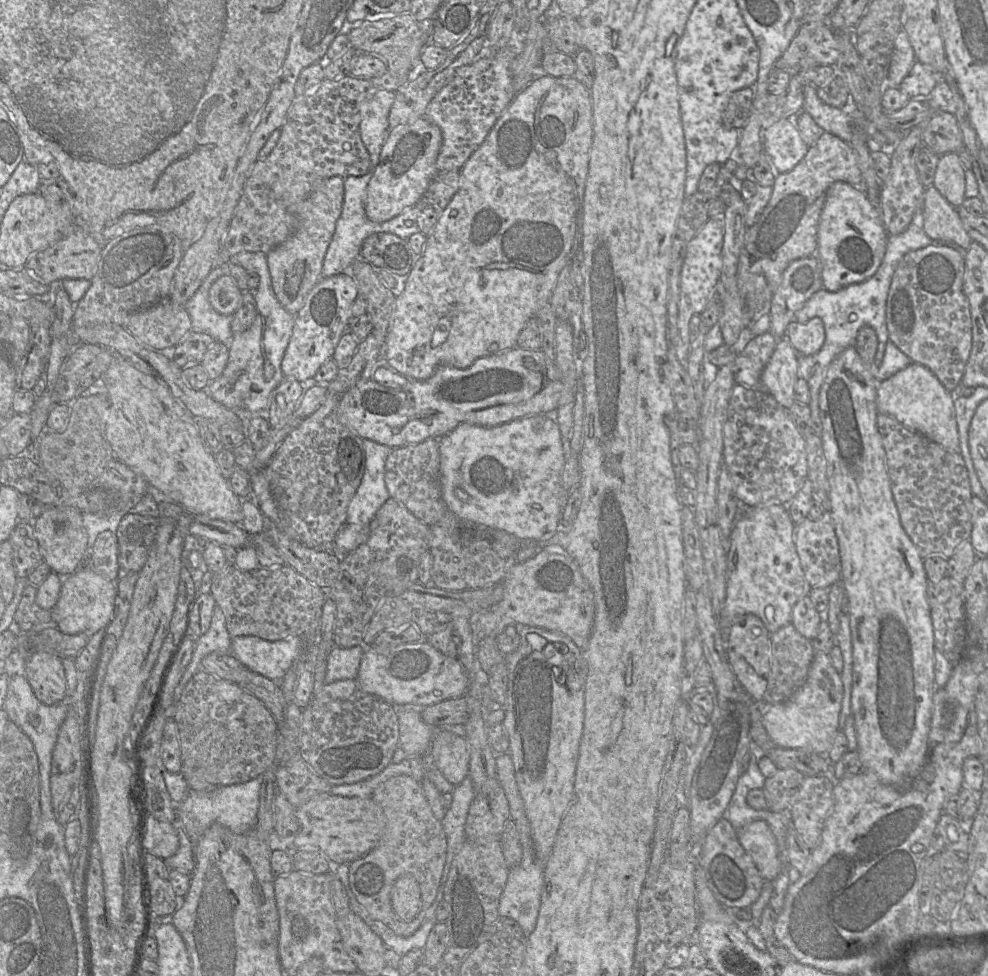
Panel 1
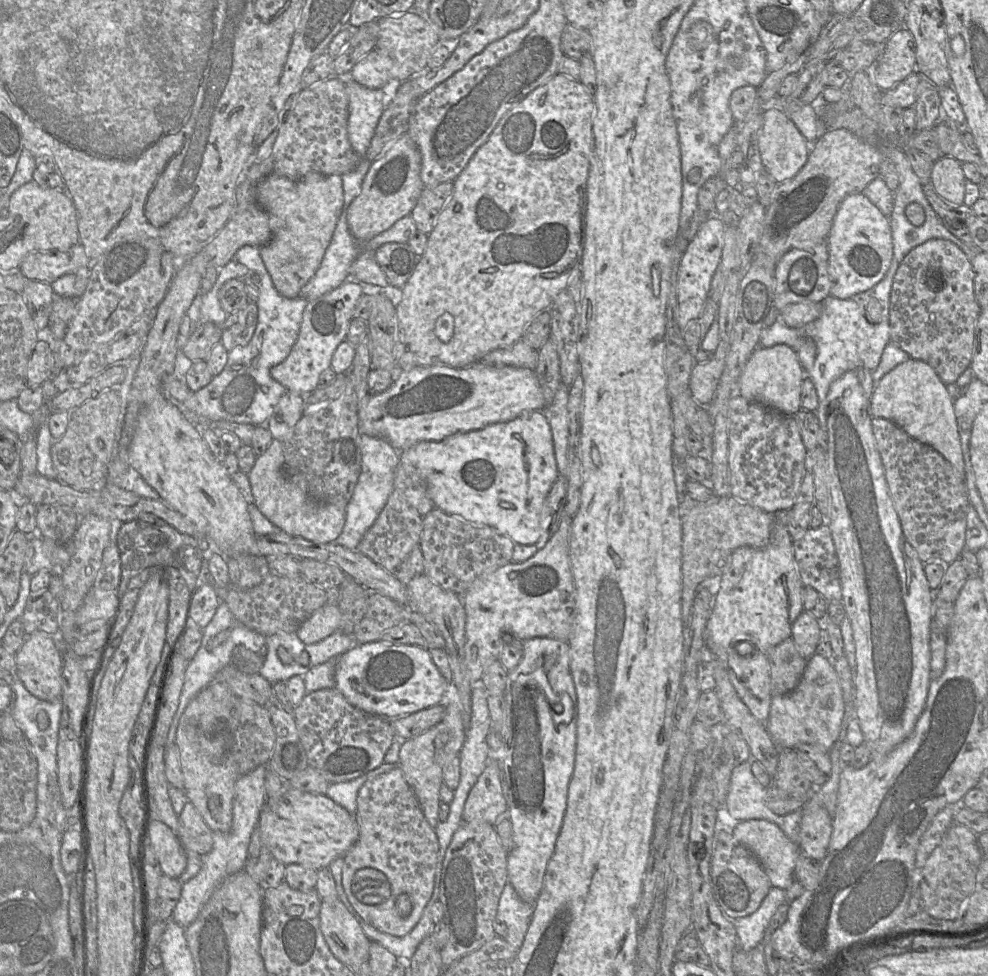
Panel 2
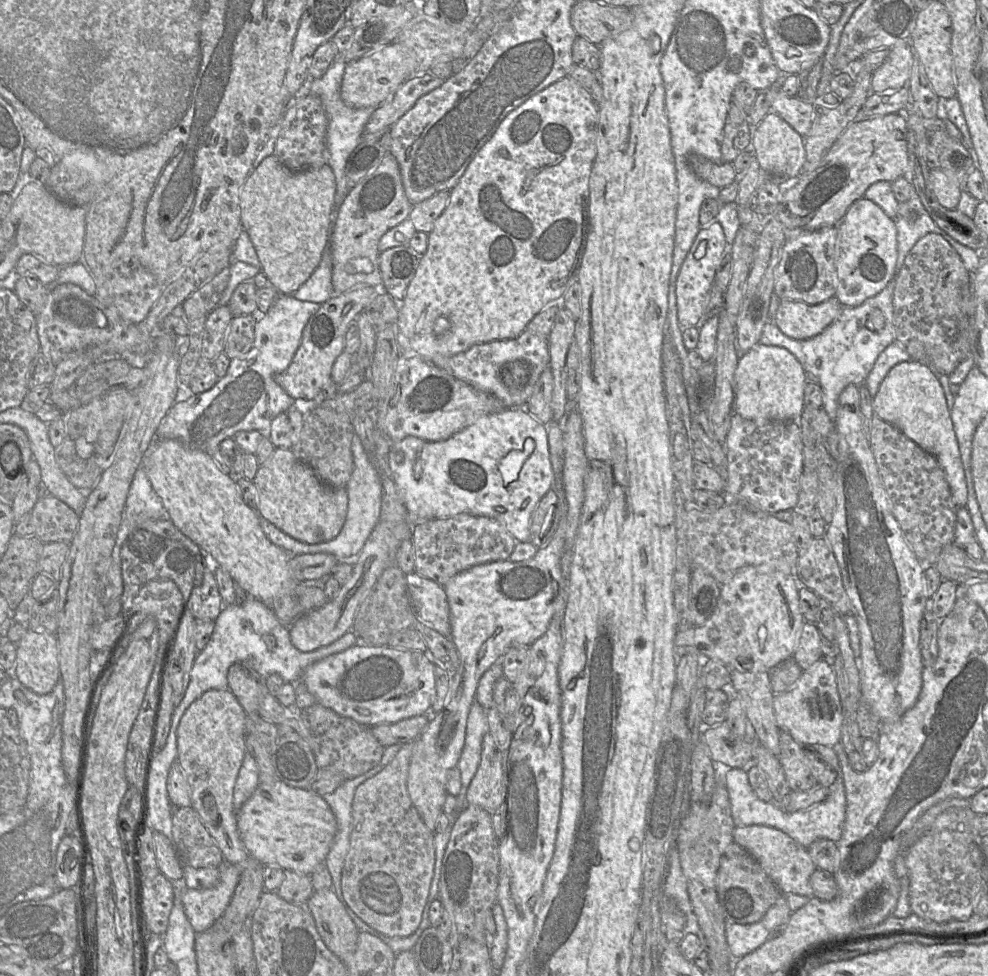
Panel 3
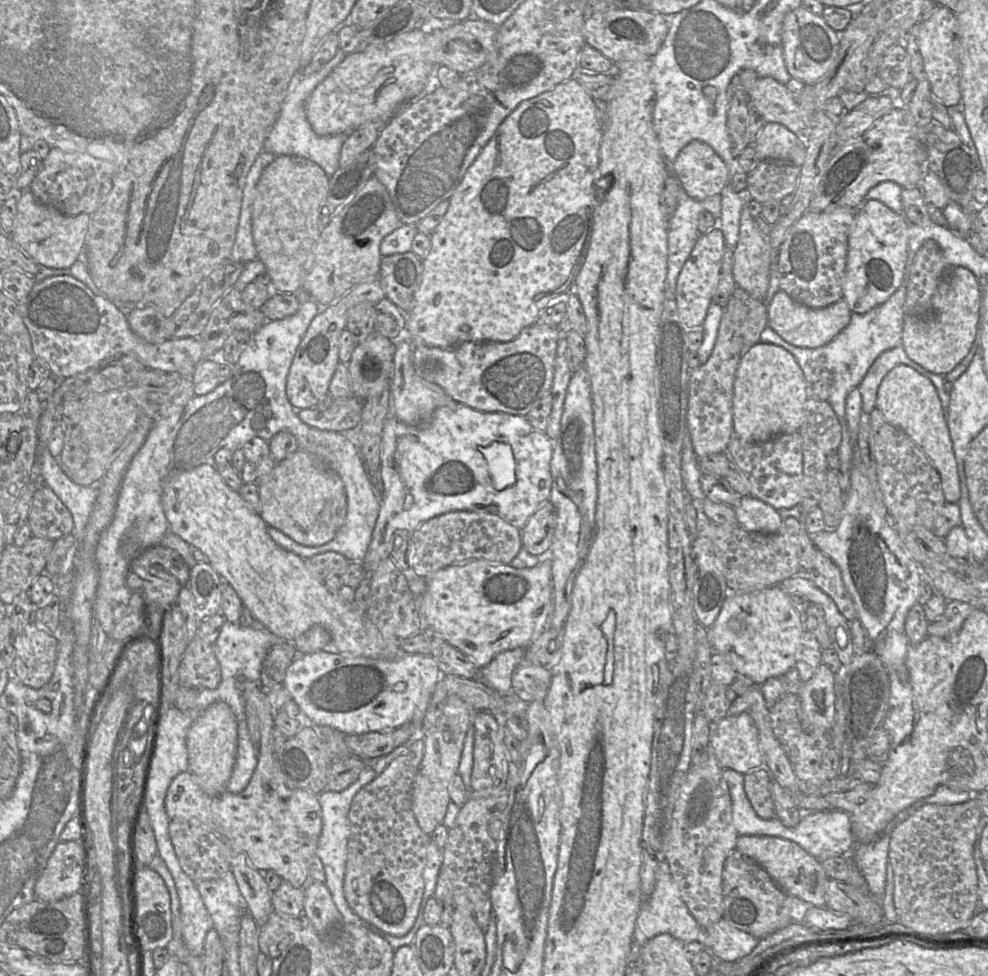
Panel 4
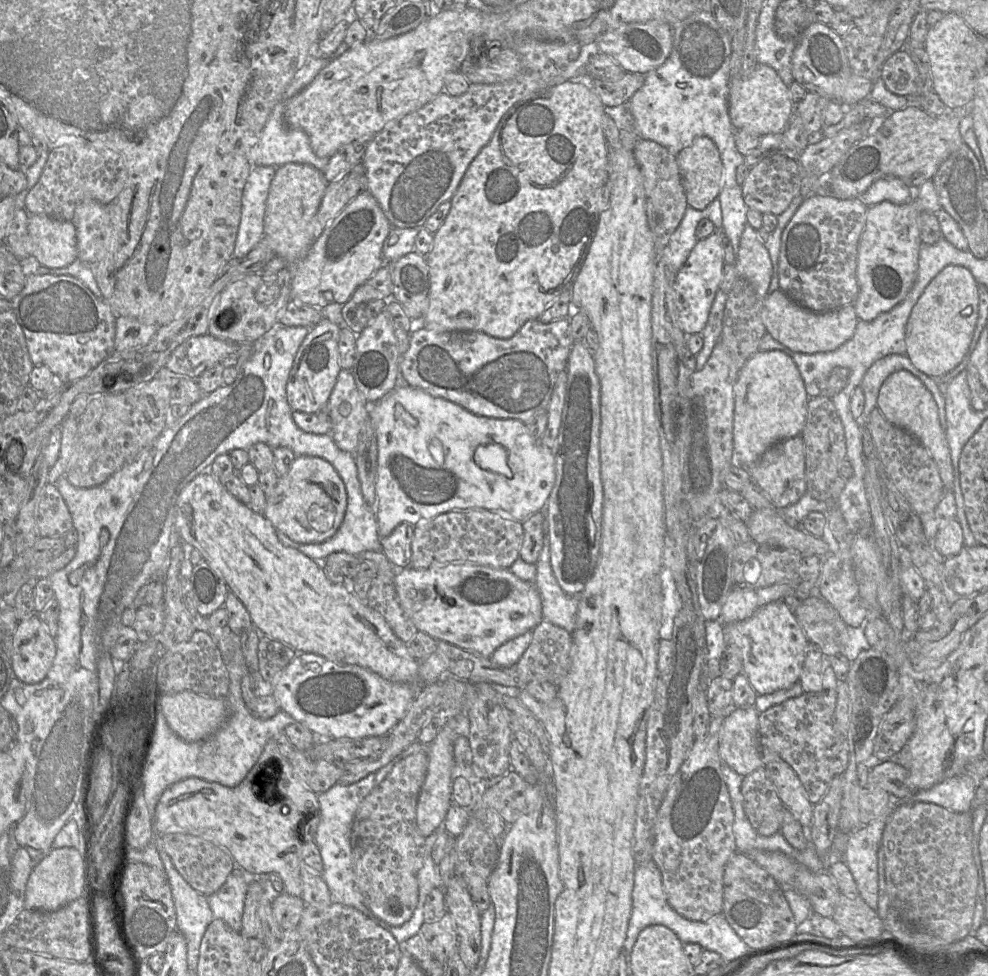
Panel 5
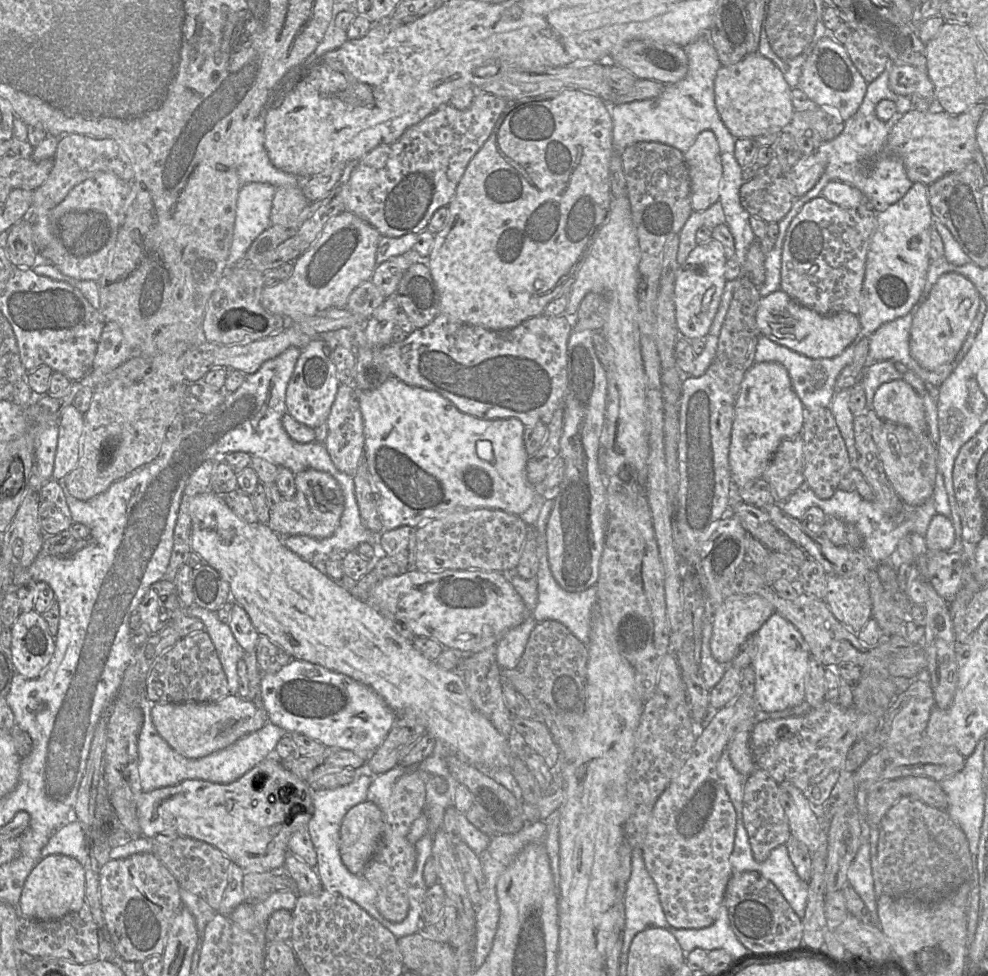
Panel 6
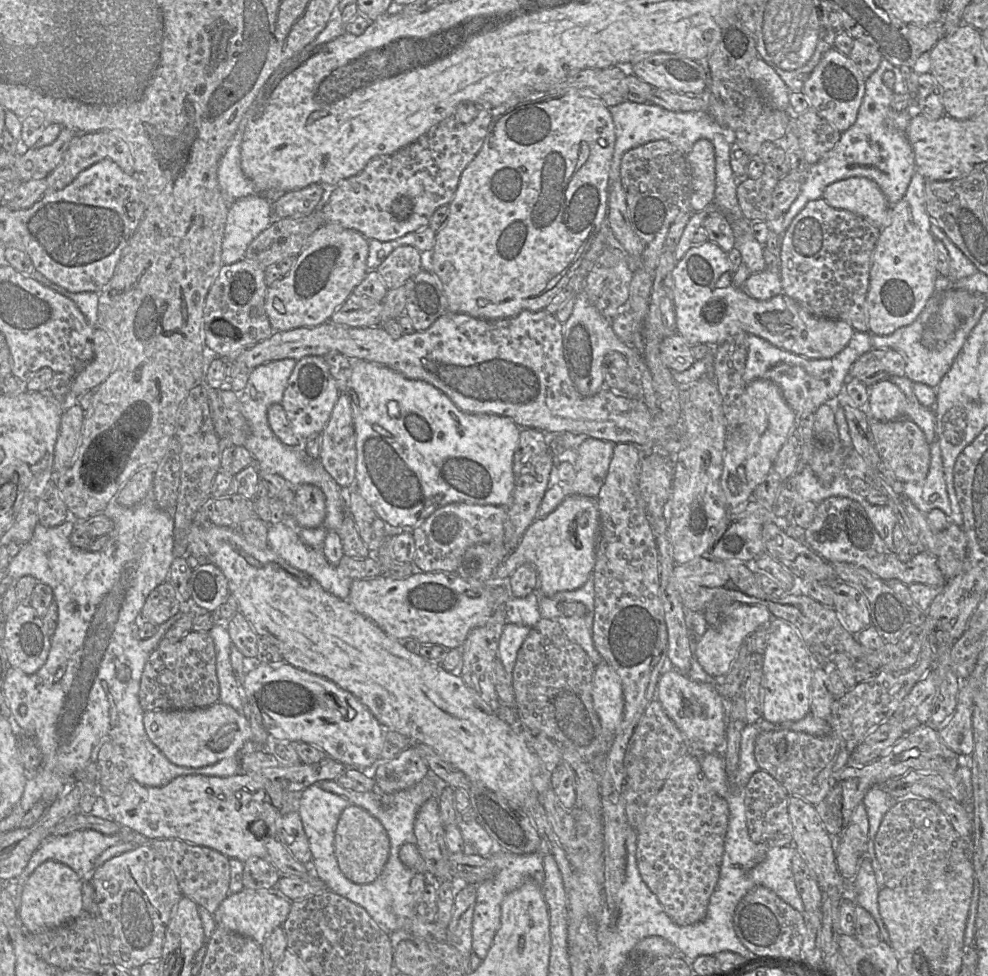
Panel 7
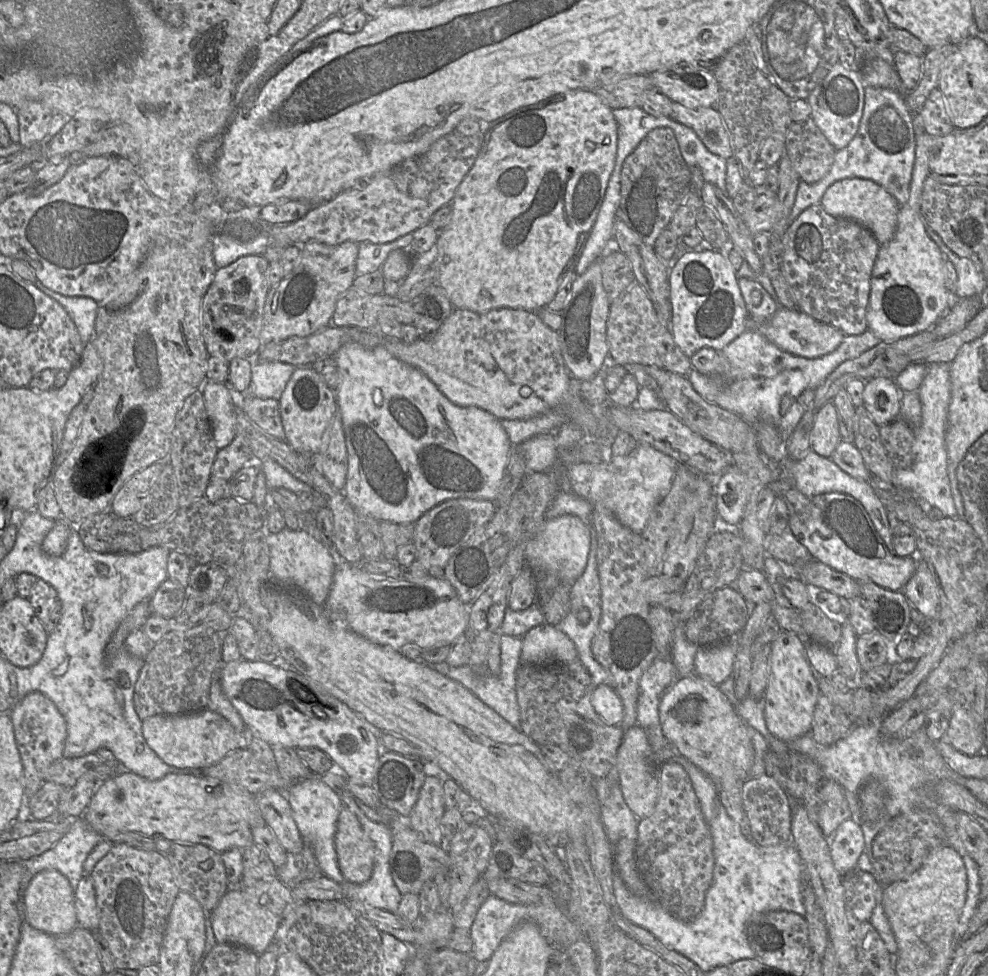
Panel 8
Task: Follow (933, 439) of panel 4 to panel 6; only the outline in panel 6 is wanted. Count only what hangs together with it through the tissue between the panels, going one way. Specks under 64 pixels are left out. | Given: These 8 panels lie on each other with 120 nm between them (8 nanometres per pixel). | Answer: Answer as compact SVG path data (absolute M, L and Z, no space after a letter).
M903 380L881 384L873 397L872 410L879 418L927 433L924 408L914 389Z

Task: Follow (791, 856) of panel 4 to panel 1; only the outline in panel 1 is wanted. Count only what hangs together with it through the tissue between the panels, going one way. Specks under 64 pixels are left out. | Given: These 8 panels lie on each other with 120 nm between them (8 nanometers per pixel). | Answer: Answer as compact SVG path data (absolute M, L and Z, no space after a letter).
M756 820L739 829L737 835L764 881L773 881L781 871L782 862L769 825L764 820Z

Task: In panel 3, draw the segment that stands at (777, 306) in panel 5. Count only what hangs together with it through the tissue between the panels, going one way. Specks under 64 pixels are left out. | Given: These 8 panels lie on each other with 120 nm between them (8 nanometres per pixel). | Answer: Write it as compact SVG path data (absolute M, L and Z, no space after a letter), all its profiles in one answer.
M836 297L816 305L783 299L773 322L789 338L806 340L830 326L839 317L842 309L843 306Z

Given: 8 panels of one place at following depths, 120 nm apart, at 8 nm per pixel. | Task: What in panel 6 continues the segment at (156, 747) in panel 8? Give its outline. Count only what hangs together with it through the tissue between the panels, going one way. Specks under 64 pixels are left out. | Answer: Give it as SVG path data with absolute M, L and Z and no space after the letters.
M228 694L214 702L155 704L151 717L157 732L169 746L180 755L192 759L224 749L268 722L264 708L258 708L235 694Z

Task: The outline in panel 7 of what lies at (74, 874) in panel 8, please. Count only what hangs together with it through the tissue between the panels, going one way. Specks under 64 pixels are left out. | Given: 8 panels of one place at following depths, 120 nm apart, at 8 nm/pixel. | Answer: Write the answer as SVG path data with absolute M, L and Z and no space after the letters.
M122 827L121 830L114 835L105 835L93 829L85 829L74 831L67 835L57 836L55 838L48 838L33 853L22 873L18 877L16 877L16 891L18 891L18 893L22 893L24 884L26 883L30 875L37 867L39 867L47 860L55 860L63 863L73 869L83 881L92 882L95 861L104 850L120 843L150 845L150 841L151 839L148 839L139 832L125 827Z

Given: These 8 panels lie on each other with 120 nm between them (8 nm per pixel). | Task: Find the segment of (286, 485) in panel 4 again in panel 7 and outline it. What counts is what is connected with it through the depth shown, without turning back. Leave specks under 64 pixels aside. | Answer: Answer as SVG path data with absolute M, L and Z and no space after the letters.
M302 484L295 488L295 511L293 517L286 517L285 524L293 524L297 529L317 528L322 525L326 517L326 500L320 488Z

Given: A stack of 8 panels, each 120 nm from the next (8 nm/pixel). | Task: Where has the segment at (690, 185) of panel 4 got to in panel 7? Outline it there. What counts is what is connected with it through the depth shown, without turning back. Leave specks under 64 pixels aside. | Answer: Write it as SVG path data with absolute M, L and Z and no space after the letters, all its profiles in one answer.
M699 139L685 157L691 170L691 210L700 212L713 207L716 185L713 144L707 139Z

